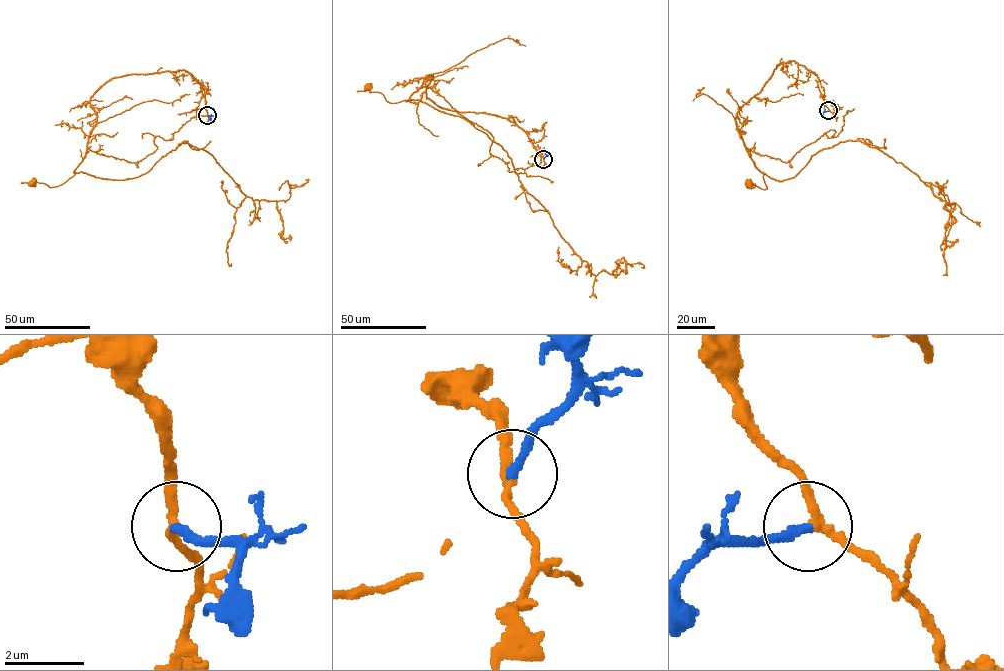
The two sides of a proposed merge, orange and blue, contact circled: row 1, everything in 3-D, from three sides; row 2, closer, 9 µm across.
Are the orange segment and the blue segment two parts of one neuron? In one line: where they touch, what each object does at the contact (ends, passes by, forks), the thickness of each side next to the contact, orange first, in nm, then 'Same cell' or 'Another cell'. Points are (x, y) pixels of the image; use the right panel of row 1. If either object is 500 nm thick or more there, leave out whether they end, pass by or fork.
Place: (828, 110). At the ring orange passes by. At the ring blue ends. Thickness 200 nm (orange) against 220 nm. Same cell

